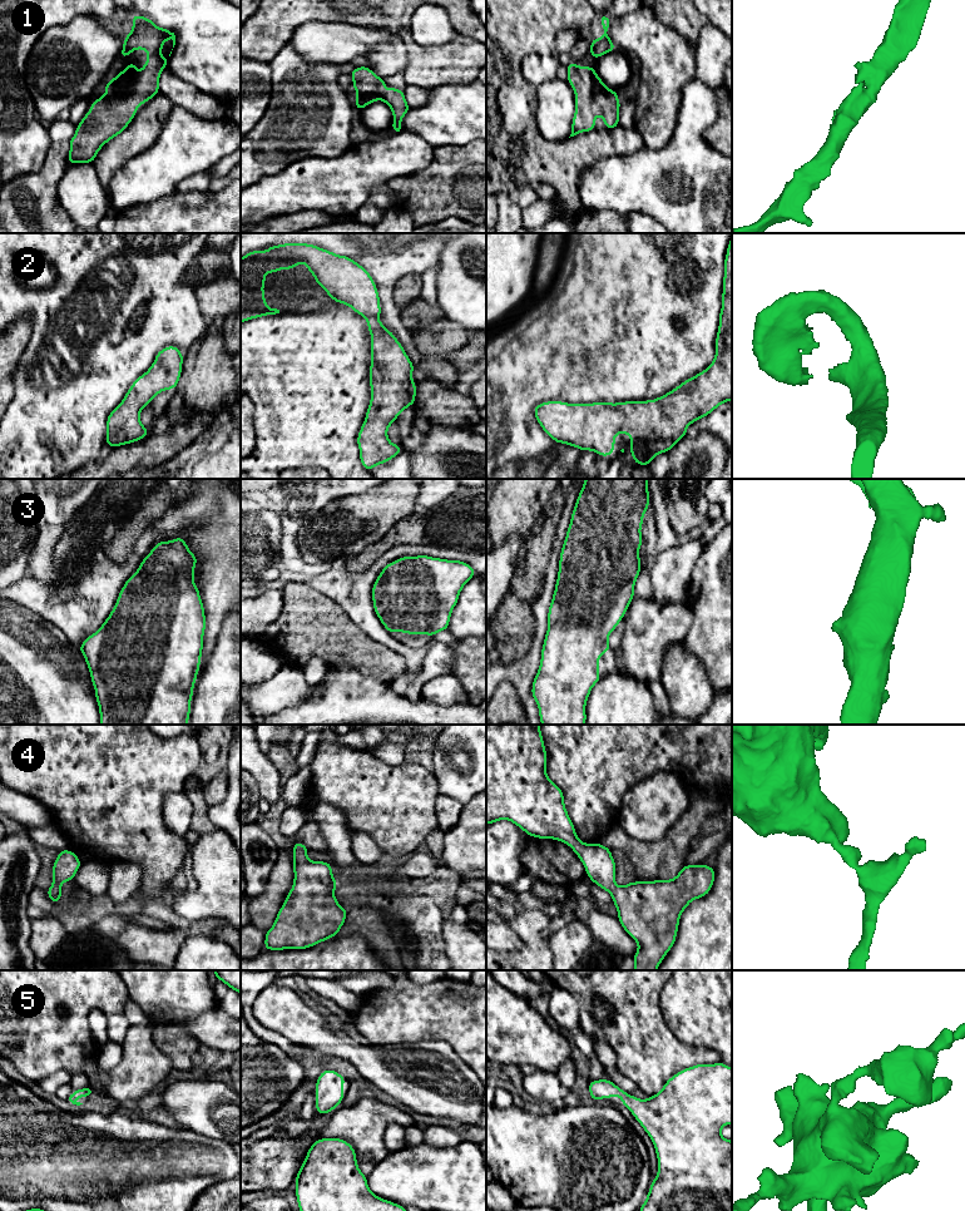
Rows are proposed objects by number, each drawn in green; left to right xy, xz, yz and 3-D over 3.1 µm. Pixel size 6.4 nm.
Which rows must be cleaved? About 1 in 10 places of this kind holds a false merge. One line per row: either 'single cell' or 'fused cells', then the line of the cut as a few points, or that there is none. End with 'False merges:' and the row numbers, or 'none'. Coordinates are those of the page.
1: single cell | no cut
2: single cell | no cut
3: single cell | no cut
4: single cell | no cut
5: single cell | no cut
False merges: none

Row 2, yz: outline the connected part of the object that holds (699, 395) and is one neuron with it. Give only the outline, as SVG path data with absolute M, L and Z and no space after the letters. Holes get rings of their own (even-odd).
M732 237L724 260L722 308L716 337L716 356L702 372L655 400L593 404L545 401L534 407L534 415L556 444L563 443L580 451L593 450L597 455L614 454L615 435L630 435L630 455L635 464L647 466L660 453L668 453L683 436L687 426L706 417L721 404L732 400Z

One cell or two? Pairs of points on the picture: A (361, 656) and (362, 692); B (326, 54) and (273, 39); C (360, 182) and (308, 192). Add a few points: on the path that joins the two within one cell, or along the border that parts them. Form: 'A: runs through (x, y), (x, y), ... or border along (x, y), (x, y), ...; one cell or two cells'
A: border along (335, 662), (347, 661), (365, 675), (390, 683); two cells
B: border along (310, 21), (300, 25), (287, 41); two cells
C: runs through (347, 182), (342, 184), (321, 184); one cell

